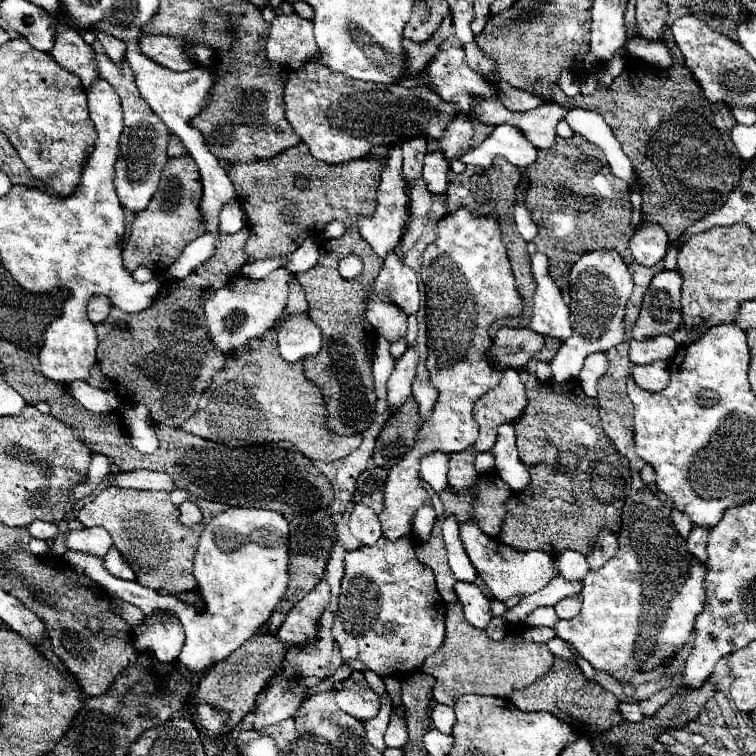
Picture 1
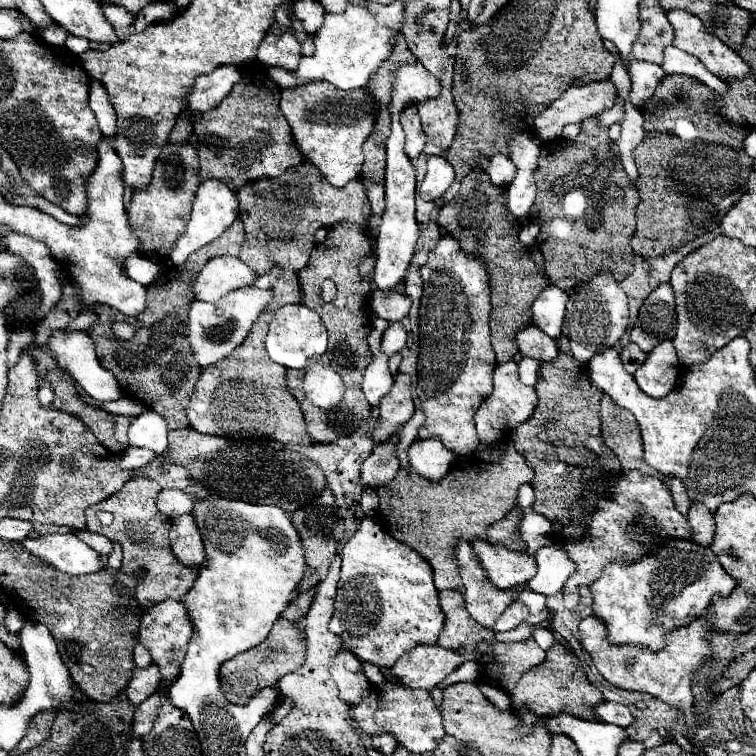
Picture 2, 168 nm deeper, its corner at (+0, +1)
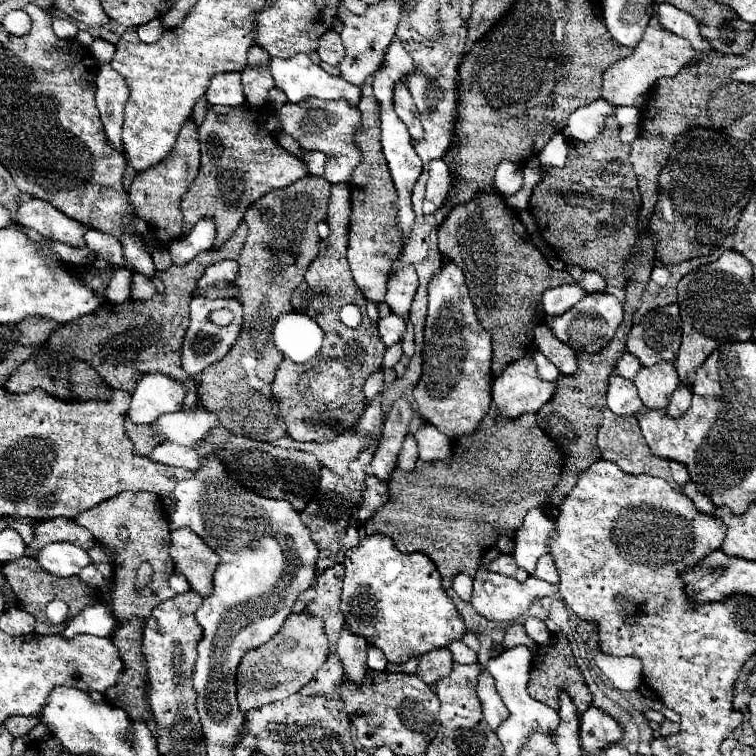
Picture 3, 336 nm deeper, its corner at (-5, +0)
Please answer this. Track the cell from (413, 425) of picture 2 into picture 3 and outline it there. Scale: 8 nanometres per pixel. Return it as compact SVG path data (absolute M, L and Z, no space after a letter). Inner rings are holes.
M413 435L405 437L405 443L403 443L403 449L399 453L399 461L397 465L403 469L403 471L413 471L415 469L415 461L417 461L417 441Z

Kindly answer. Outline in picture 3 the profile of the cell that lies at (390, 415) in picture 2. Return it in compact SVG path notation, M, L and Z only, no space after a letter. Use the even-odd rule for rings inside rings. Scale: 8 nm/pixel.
M403 397L397 399L387 413L387 419L383 423L383 433L381 433L377 451L371 461L371 473L375 473L375 477L379 477L383 481L387 481L391 477L391 471L395 469L403 439L409 431L411 419L413 419L413 409L411 409L409 401Z

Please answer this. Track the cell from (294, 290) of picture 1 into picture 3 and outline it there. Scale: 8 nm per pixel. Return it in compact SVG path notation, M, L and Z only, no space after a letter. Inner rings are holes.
M307 175L291 187L269 191L245 211L249 233L239 257L239 281L245 313L243 335L239 343L223 357L201 373L199 401L201 407L215 413L219 423L235 435L255 441L275 441L287 435L287 425L279 413L279 405L271 395L275 371L283 355L271 343L271 327L283 311L293 311L291 293L303 281L303 273L311 265L319 249L317 223L327 221L327 207L331 199L331 183L321 175Z

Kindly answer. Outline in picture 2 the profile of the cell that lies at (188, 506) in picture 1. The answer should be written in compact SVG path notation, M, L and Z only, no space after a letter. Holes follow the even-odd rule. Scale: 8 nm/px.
M184 514L172 520L170 546L178 562L182 562L188 568L200 568L200 564L206 558L206 552L192 514Z

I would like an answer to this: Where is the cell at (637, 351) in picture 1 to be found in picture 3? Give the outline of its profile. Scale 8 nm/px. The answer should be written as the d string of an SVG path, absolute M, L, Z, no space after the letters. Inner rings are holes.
M629 351L623 353L623 357L617 361L615 371L619 371L619 375L623 375L625 379L635 379L637 371L641 369L641 363L635 355L629 355Z

